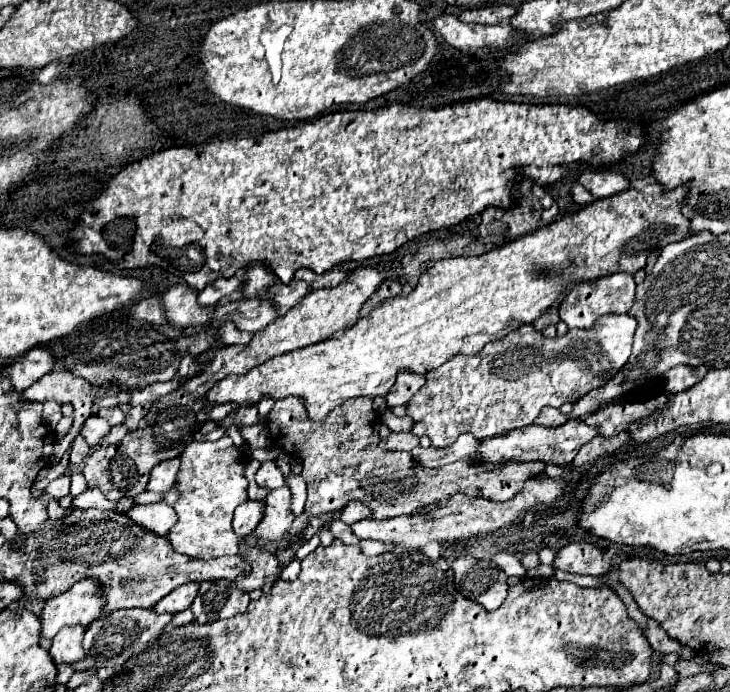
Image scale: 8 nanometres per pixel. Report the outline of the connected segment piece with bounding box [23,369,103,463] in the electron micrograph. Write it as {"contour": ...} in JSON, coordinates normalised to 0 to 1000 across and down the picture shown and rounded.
{"contour":[[[95,533],[70,536],[70,539],[59,542],[53,551],[48,551],[45,559],[32,565],[34,579],[62,582],[62,579],[73,577],[78,582],[97,582],[100,585],[100,614],[89,632],[74,640],[73,660],[70,660],[74,669],[84,665],[86,658],[92,655],[103,629],[108,629],[111,614],[122,603],[125,585],[136,574],[138,565],[141,565],[141,559],[122,556],[122,551],[116,551],[114,545],[100,545],[100,539],[95,539]]]}

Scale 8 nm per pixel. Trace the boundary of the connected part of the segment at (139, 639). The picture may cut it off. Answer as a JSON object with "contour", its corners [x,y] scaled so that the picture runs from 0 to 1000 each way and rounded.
{"contour":[[[166,880],[166,883],[155,883],[149,889],[138,889],[133,897],[127,897],[127,903],[119,906],[116,912],[116,923],[114,923],[114,935],[116,935],[116,952],[100,958],[103,970],[111,967],[122,967],[122,964],[168,964],[182,947],[193,944],[199,938],[199,932],[204,932],[210,923],[215,923],[226,903],[232,903],[237,895],[237,889],[232,886],[212,886],[210,880]]]}

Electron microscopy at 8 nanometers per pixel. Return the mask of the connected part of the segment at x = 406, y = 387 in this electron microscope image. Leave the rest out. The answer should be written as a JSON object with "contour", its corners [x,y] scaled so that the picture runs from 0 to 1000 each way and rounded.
{"contour":[[[552,536],[549,542],[544,542],[544,551],[541,551],[538,562],[530,568],[530,582],[536,588],[541,588],[541,585],[558,585],[560,577],[574,565],[574,559],[579,553],[582,553],[582,542]]]}

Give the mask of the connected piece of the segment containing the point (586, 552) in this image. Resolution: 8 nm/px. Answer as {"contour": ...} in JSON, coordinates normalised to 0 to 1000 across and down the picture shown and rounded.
{"contour":[[[788,782],[763,796],[758,822],[790,831],[826,831],[837,825],[837,814],[826,808],[826,799],[815,788]]]}

